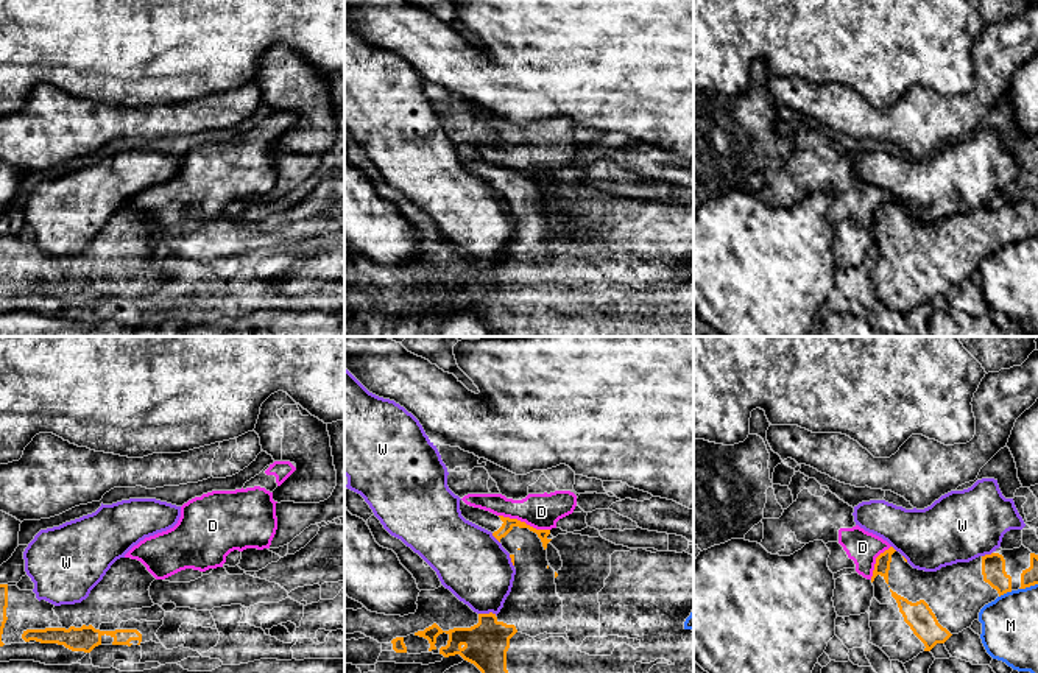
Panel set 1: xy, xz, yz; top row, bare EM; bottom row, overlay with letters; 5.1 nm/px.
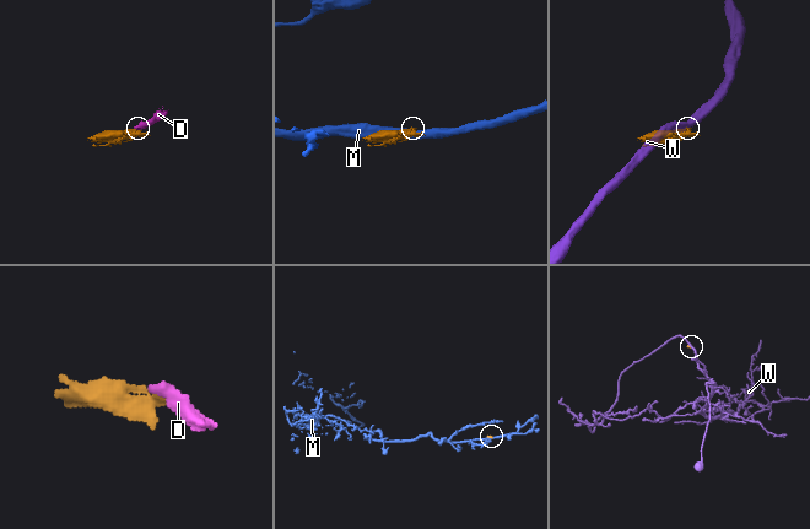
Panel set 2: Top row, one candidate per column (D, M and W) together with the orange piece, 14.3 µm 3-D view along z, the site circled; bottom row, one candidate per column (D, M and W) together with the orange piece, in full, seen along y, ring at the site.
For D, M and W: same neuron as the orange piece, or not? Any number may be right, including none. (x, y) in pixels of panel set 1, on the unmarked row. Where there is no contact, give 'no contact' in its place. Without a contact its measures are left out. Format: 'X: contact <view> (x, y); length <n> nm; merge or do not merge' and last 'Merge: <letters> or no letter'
D: contact xz (524, 173); length 280 nm; do not merge
M: contact yz (1006, 243); length 80 nm; do not merge
W: contact xz (490, 264); length 100 nm; do not merge
Merge: no letter

